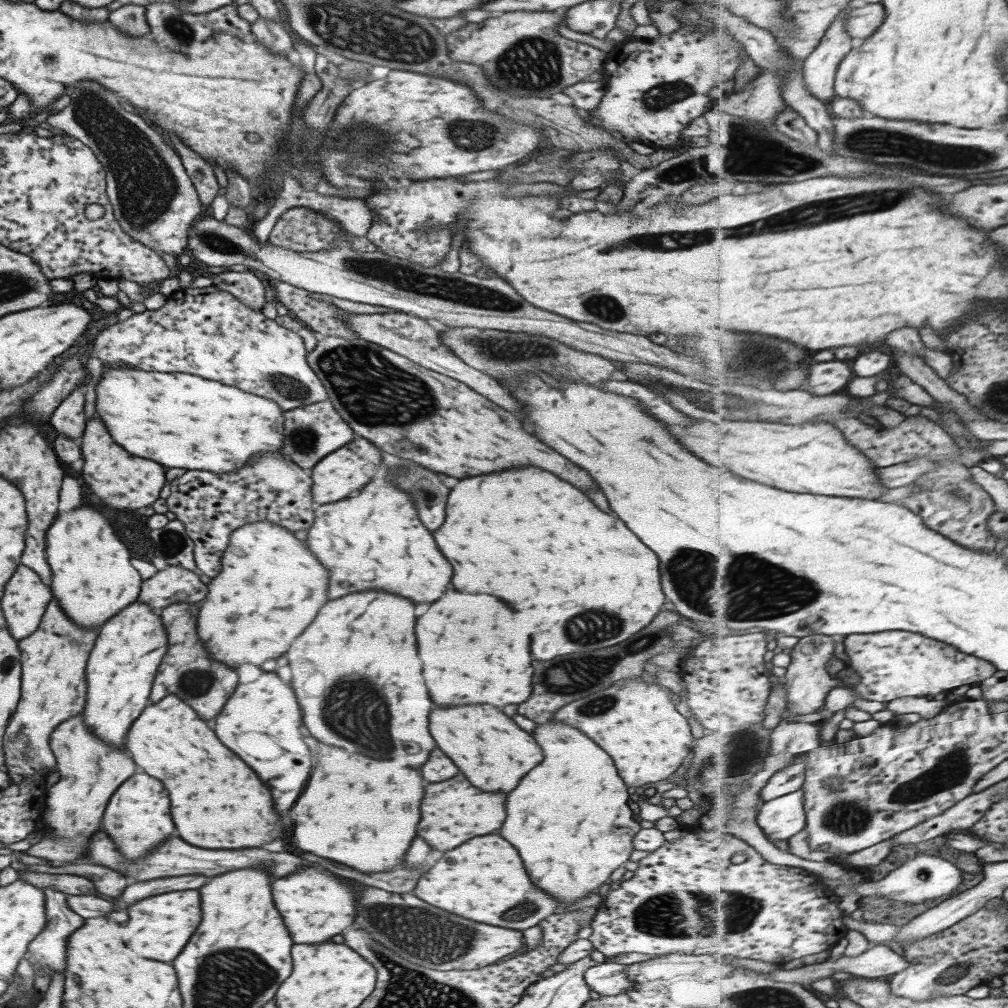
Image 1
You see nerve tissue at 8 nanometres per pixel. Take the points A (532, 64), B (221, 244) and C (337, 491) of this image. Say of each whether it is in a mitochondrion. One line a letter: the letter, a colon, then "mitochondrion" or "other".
A: mitochondrion
B: mitochondrion
C: other

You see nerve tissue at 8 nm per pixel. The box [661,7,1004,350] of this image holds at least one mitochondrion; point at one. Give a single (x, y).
(867, 141)

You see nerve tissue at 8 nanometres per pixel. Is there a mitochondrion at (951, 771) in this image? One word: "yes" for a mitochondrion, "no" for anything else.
yes

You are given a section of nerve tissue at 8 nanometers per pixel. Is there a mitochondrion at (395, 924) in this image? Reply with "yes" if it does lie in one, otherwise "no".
yes

